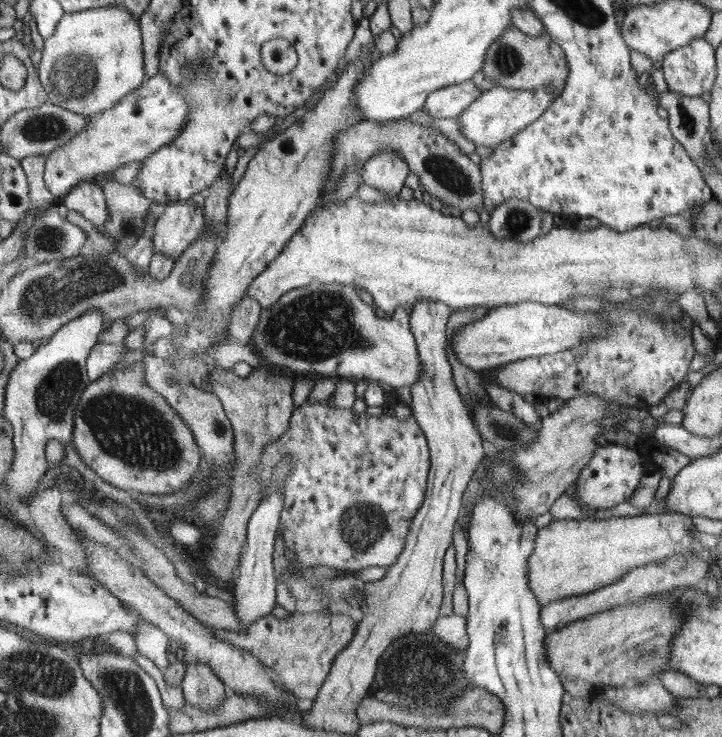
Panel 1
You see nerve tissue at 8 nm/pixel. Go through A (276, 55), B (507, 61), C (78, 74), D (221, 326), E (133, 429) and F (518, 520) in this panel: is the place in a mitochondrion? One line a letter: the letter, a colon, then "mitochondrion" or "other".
A: other
B: mitochondrion
C: mitochondrion
D: other
E: mitochondrion
F: other

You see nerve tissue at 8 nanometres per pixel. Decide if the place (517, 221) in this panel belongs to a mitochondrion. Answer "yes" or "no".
yes

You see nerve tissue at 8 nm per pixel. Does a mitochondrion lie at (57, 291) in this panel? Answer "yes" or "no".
yes

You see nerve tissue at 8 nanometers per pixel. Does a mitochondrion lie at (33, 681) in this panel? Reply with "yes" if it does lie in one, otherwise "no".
yes

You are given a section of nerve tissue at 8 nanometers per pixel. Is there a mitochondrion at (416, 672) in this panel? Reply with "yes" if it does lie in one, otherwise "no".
yes

